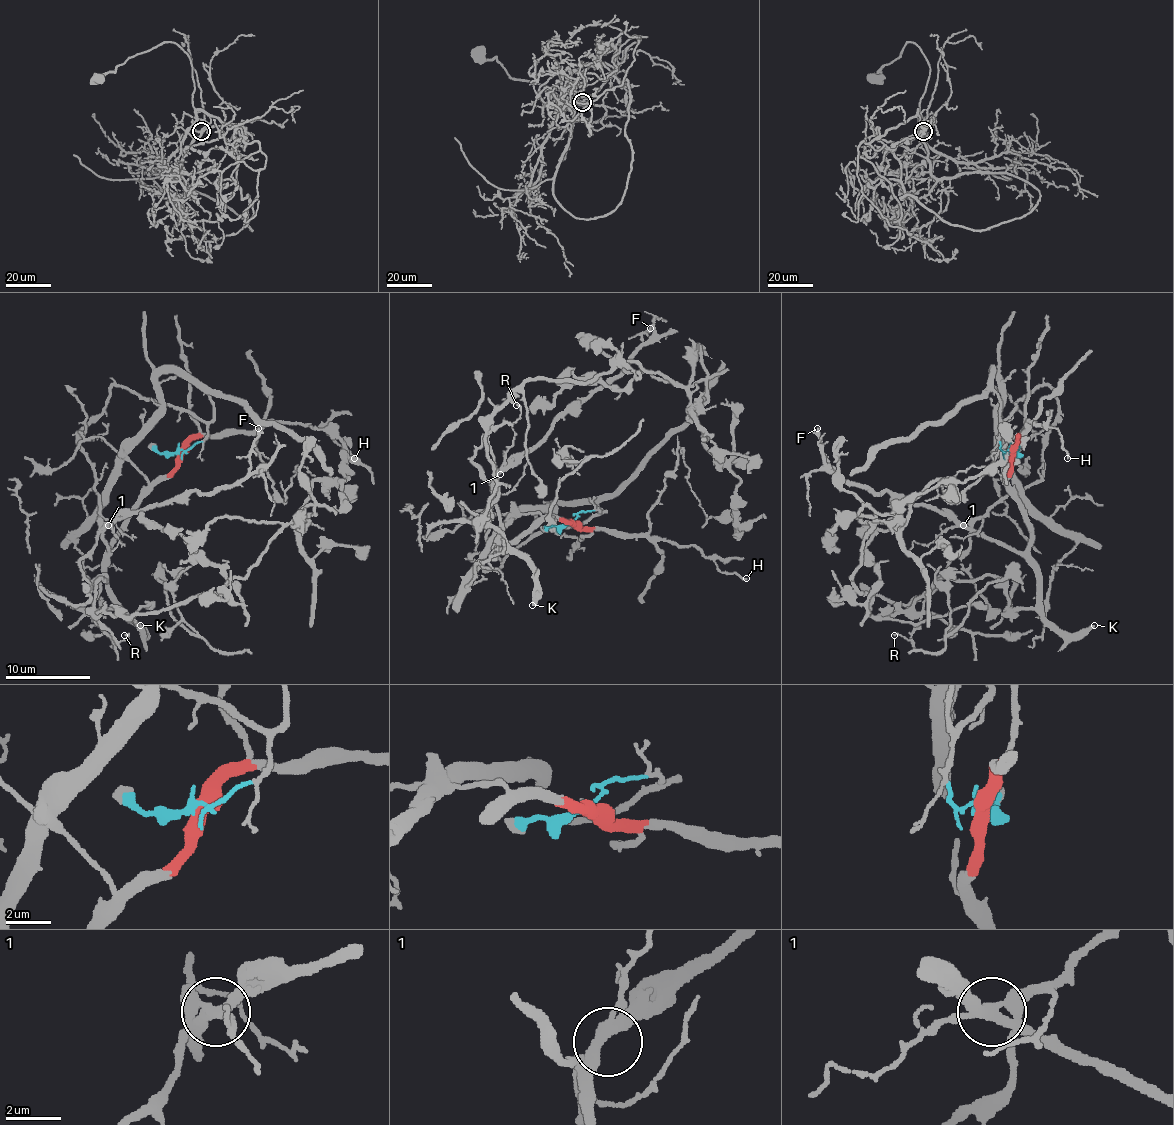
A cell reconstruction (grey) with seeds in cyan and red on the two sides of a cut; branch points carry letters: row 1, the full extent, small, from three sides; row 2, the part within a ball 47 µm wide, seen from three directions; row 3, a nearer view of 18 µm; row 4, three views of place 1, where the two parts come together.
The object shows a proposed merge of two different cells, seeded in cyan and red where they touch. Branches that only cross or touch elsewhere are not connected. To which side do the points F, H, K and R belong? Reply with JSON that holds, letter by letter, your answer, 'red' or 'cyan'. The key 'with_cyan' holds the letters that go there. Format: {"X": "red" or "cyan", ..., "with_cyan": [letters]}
{"F": "red", "H": "red", "K": "red", "R": "cyan", "with_cyan": ["R"]}

